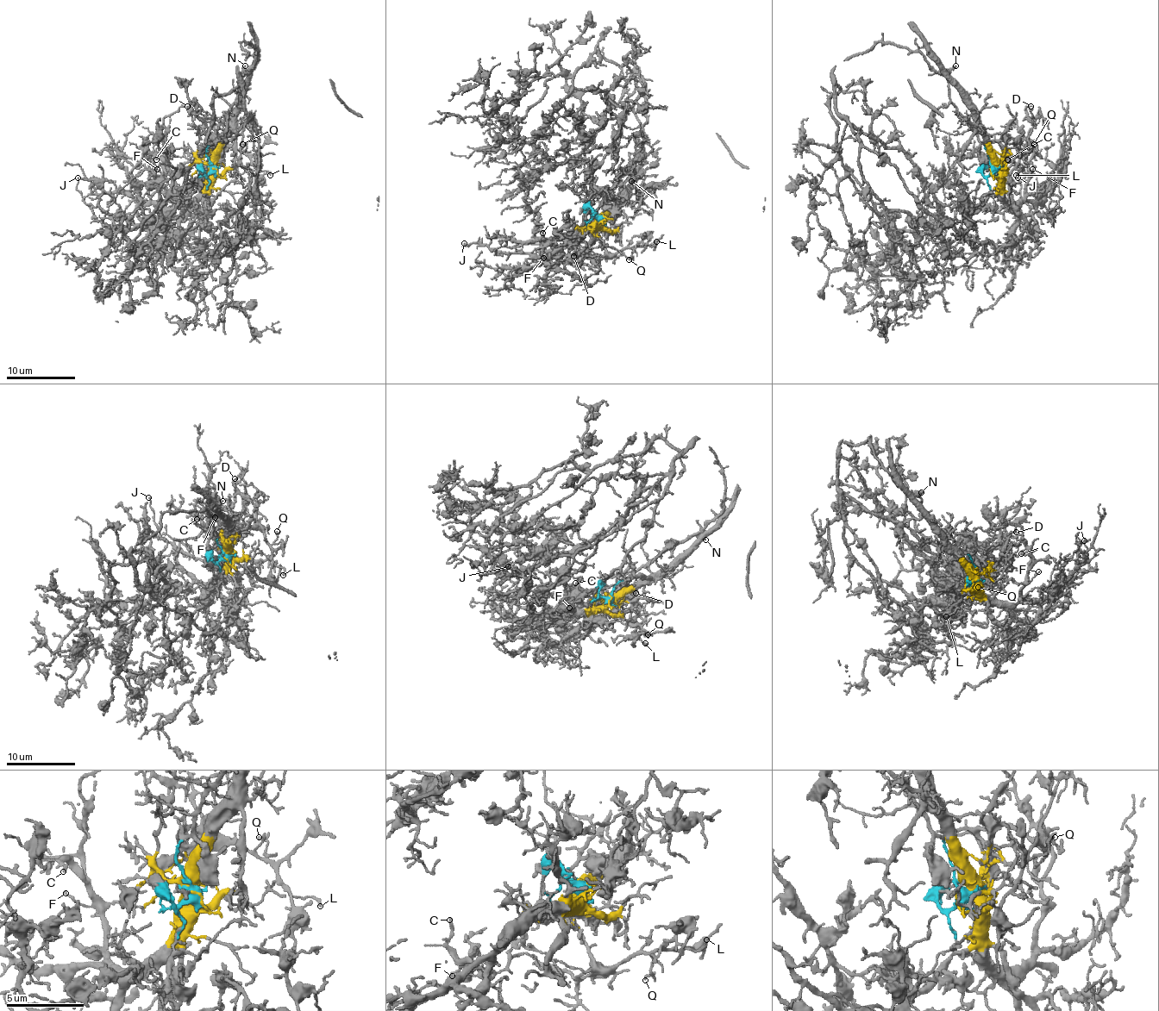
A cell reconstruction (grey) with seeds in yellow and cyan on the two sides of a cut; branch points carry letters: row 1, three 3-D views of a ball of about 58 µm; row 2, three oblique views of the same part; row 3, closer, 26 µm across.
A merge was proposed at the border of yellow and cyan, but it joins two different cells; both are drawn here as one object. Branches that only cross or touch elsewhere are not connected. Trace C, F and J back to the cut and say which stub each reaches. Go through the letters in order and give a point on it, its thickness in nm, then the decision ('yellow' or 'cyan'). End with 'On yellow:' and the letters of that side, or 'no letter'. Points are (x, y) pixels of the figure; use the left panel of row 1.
C: place (156, 159); calibre 190 nm; yellow
F: place (157, 169); calibre 130 nm; yellow
J: place (78, 177); calibre 80 nm; yellow
On yellow: C, F, J

